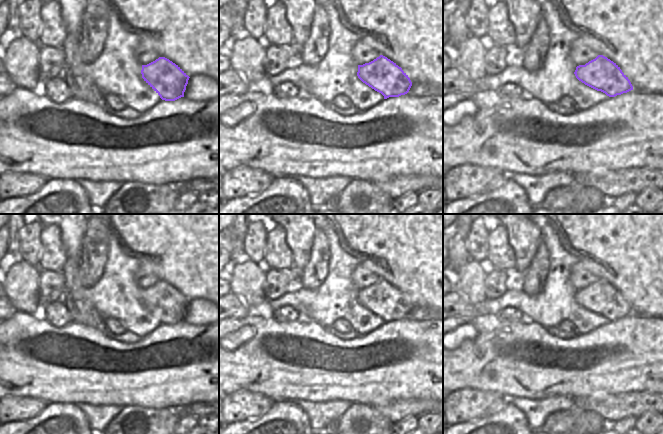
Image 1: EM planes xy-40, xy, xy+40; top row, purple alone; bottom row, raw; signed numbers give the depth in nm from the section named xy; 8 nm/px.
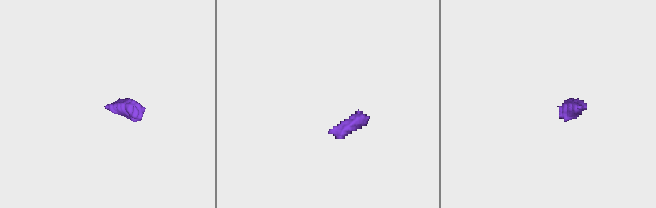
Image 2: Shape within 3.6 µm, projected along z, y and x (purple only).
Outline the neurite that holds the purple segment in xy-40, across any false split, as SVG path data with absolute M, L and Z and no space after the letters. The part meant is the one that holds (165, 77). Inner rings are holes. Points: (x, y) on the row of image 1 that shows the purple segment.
M165 57L142 65L144 81L165 101L184 97L189 76L175 63Z

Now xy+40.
M598 55L585 65L577 66L574 74L585 85L609 97L633 90L630 80L620 67L603 55Z

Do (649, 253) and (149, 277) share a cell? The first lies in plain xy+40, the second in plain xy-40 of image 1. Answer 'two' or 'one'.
two

